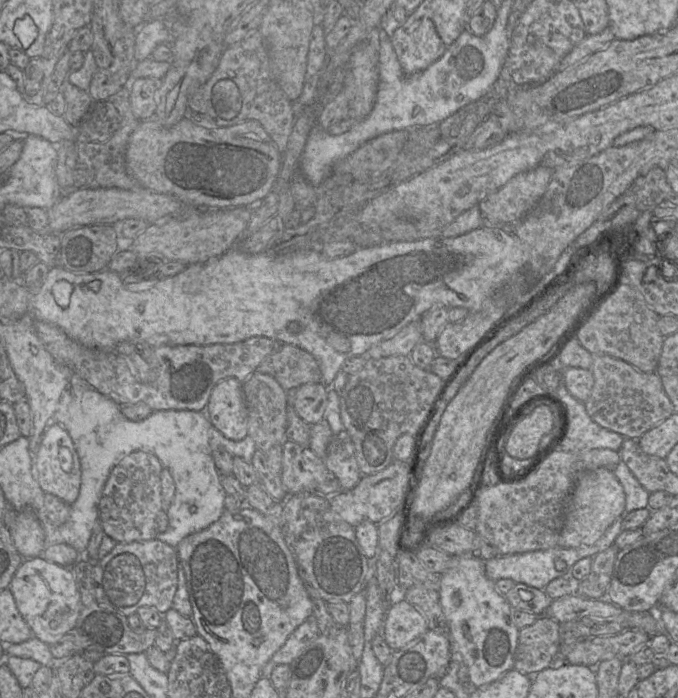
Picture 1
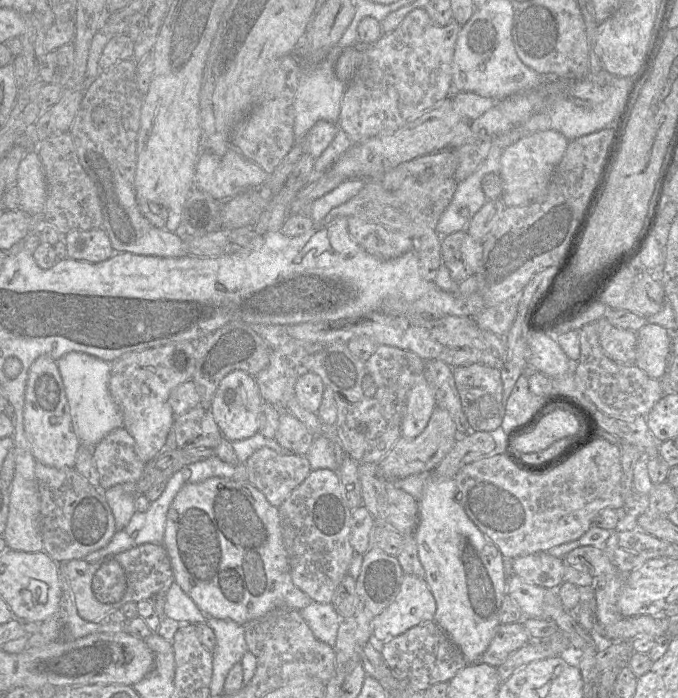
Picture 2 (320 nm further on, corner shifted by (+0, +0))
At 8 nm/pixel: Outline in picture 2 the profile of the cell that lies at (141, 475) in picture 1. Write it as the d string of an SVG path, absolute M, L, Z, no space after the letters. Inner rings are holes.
M123 426L112 430L93 448L100 489L123 483L136 483L145 468L134 438Z

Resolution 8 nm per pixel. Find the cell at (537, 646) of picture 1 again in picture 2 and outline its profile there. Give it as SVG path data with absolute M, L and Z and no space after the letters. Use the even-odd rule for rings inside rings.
M522 622L501 624L496 628L494 636L481 656L480 662L495 668L515 651L531 641L531 637Z

